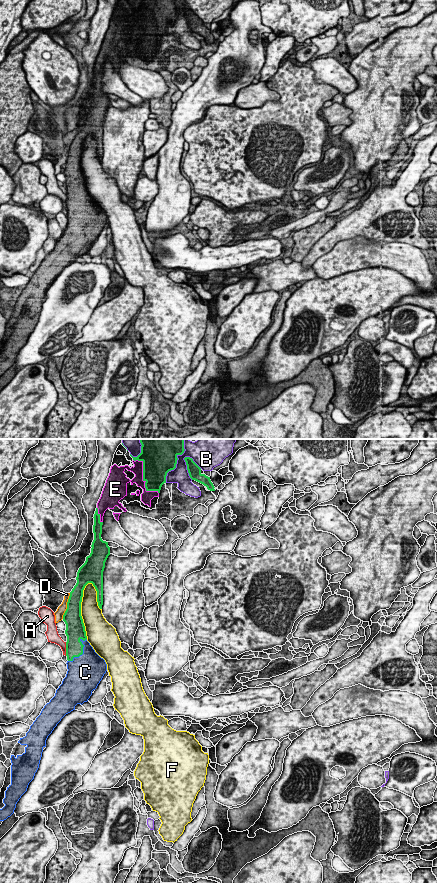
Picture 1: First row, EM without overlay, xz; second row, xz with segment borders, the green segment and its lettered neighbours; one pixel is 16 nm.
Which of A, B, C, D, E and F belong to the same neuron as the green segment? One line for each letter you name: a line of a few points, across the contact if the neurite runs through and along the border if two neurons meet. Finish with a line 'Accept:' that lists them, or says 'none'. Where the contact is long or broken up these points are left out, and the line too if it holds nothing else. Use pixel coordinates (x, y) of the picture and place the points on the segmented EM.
Accept: C, E

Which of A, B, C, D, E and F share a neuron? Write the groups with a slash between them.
A / B / C E / D / F

